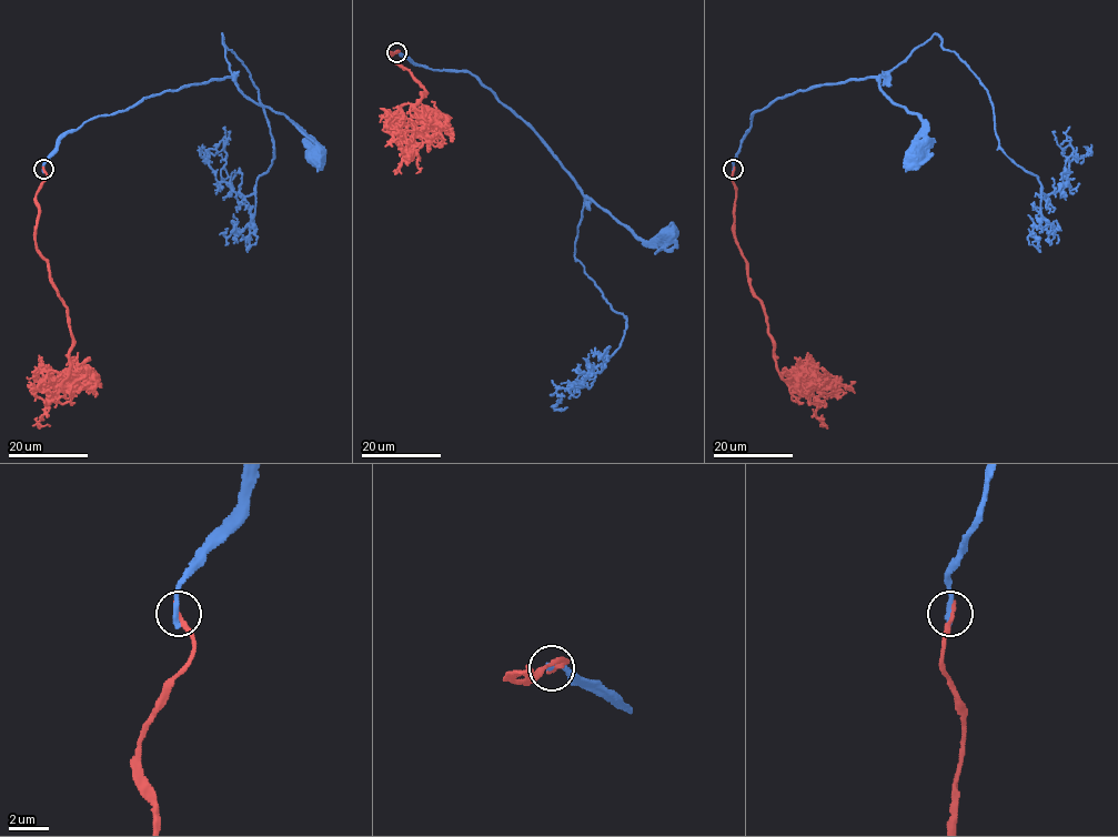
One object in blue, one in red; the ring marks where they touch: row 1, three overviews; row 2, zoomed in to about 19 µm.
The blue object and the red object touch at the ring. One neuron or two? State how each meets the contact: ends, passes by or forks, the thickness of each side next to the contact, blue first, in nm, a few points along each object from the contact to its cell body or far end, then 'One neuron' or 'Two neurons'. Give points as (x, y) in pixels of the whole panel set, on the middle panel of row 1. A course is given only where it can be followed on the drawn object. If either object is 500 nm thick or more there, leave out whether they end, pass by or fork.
At the ring blue ends. At the ring red ends. Thickness 320 nm (blue) against 240 nm. Course of blue: (395, 52), (420, 66), (473, 73), (540, 138), (584, 195), (643, 240), (657, 242), (668, 233). Course of red: (395, 52), (388, 53), (390, 59), (424, 92), (413, 150), (401, 135), (391, 141), (399, 139), (402, 145). One neuron

